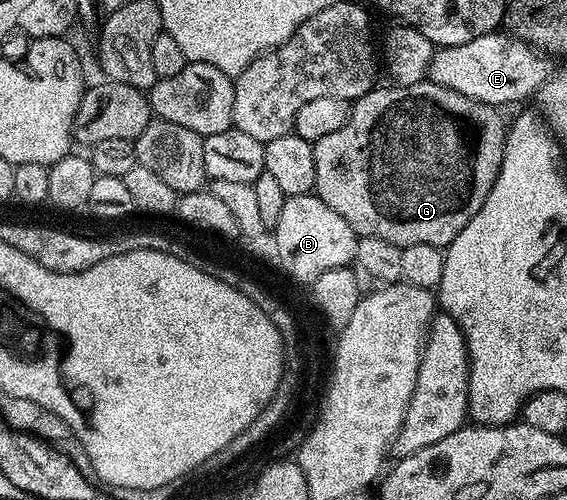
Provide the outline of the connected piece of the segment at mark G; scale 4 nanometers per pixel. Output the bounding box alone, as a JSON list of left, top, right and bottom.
[314,82,508,249]

